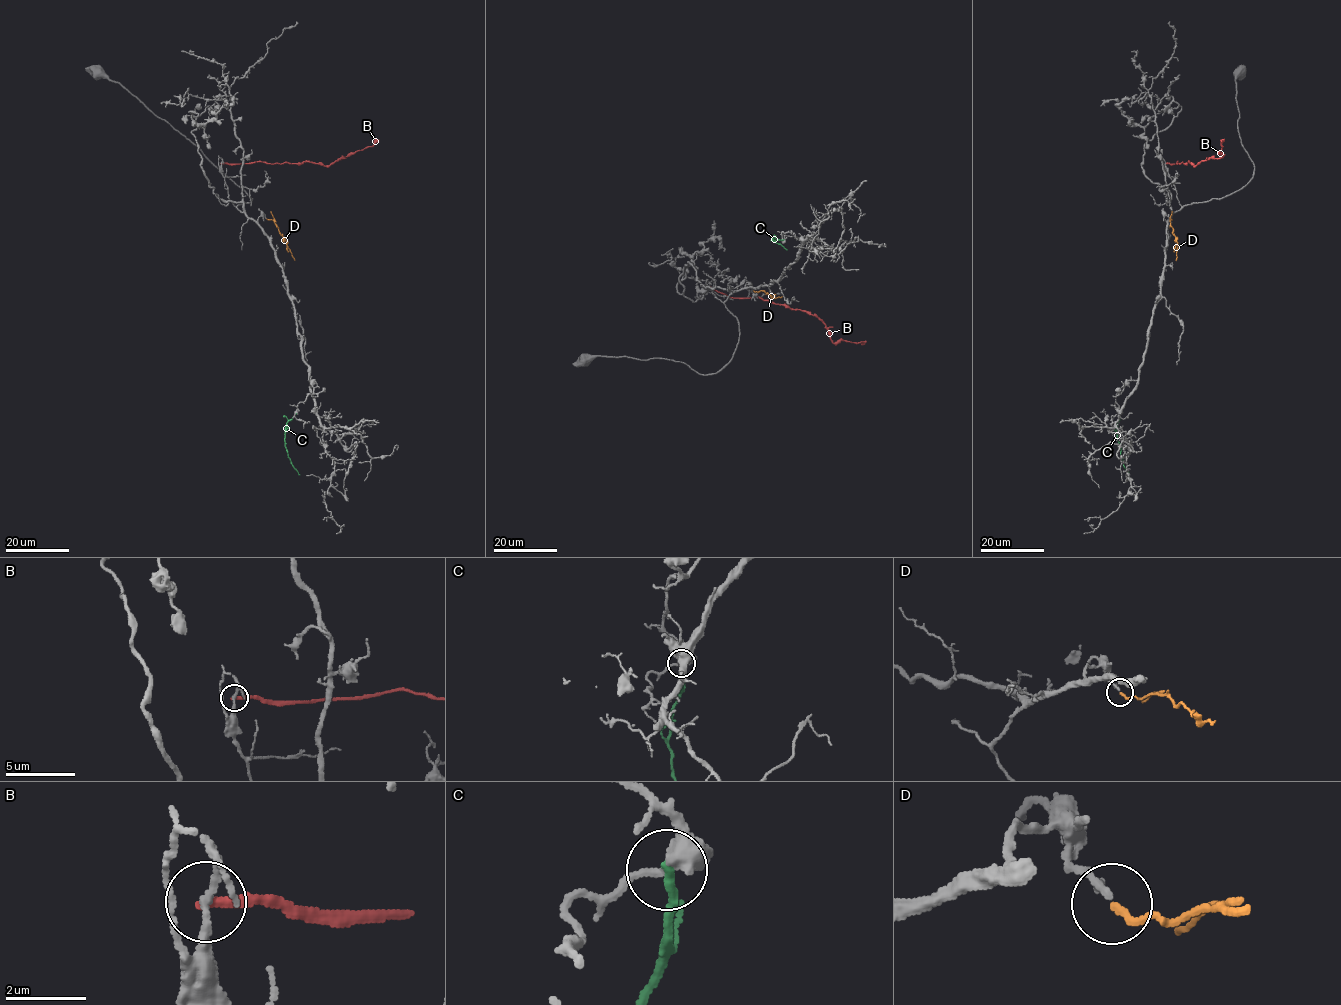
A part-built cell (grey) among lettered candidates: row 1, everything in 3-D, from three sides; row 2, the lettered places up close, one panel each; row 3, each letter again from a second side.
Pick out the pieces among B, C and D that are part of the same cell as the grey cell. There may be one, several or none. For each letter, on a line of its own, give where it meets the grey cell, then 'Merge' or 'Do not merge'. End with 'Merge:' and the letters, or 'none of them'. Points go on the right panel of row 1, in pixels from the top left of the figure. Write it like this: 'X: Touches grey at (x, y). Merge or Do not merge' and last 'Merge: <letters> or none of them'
B: Touches grey at (1166, 163). Do not merge
C: Touches grey at (1119, 414). Do not merge
D: Touches grey at (1170, 218). Merge
Merge: D

